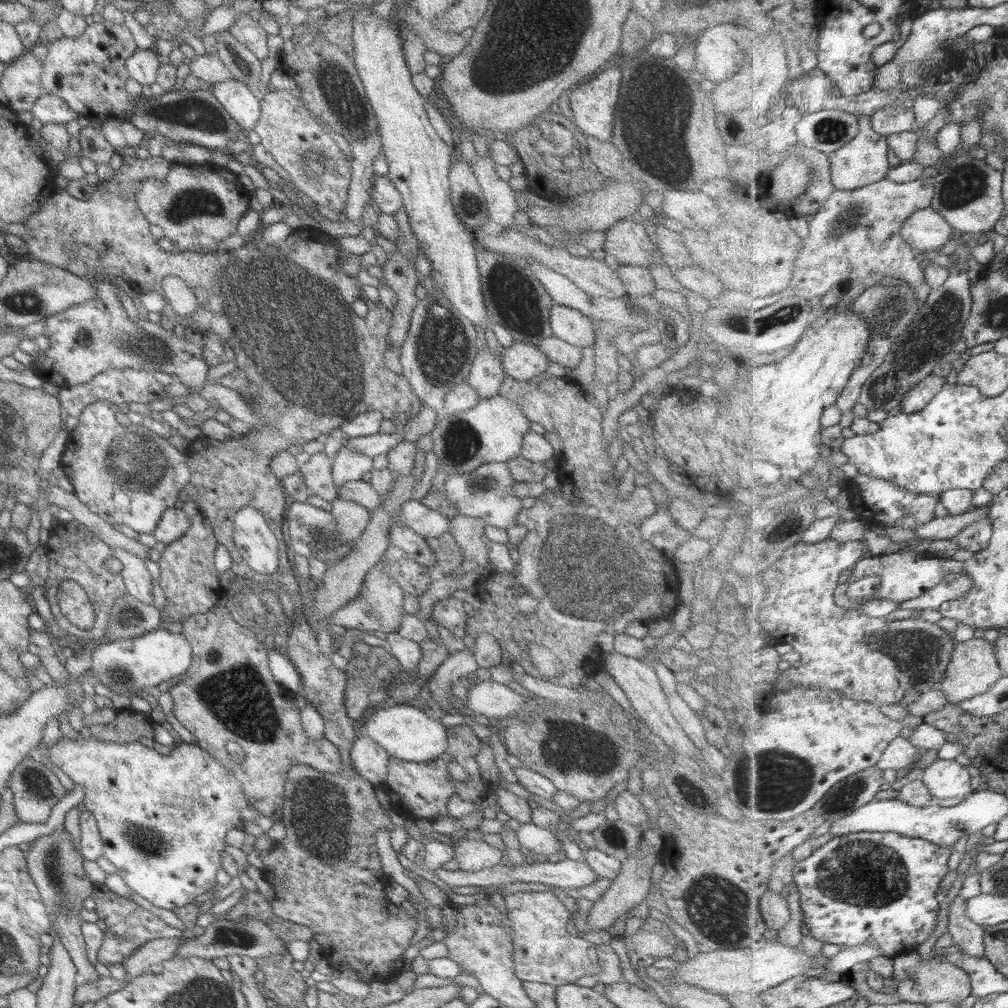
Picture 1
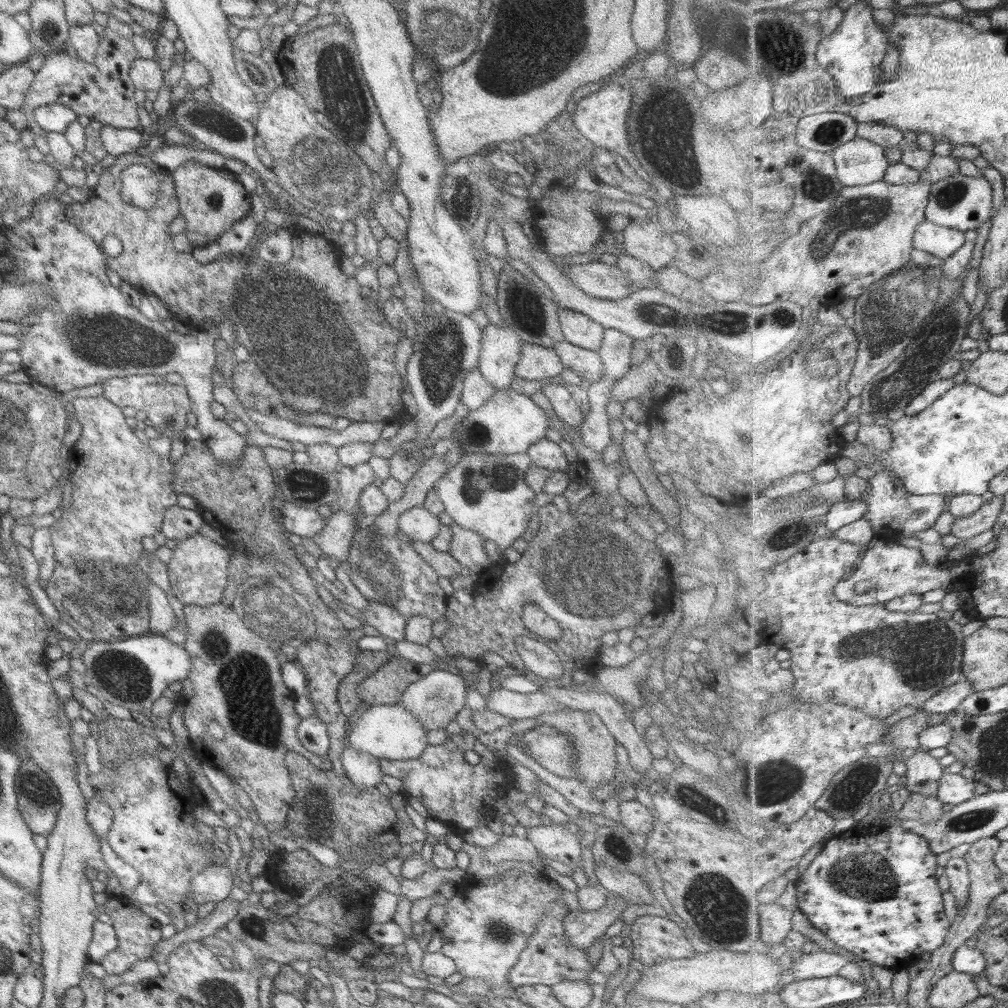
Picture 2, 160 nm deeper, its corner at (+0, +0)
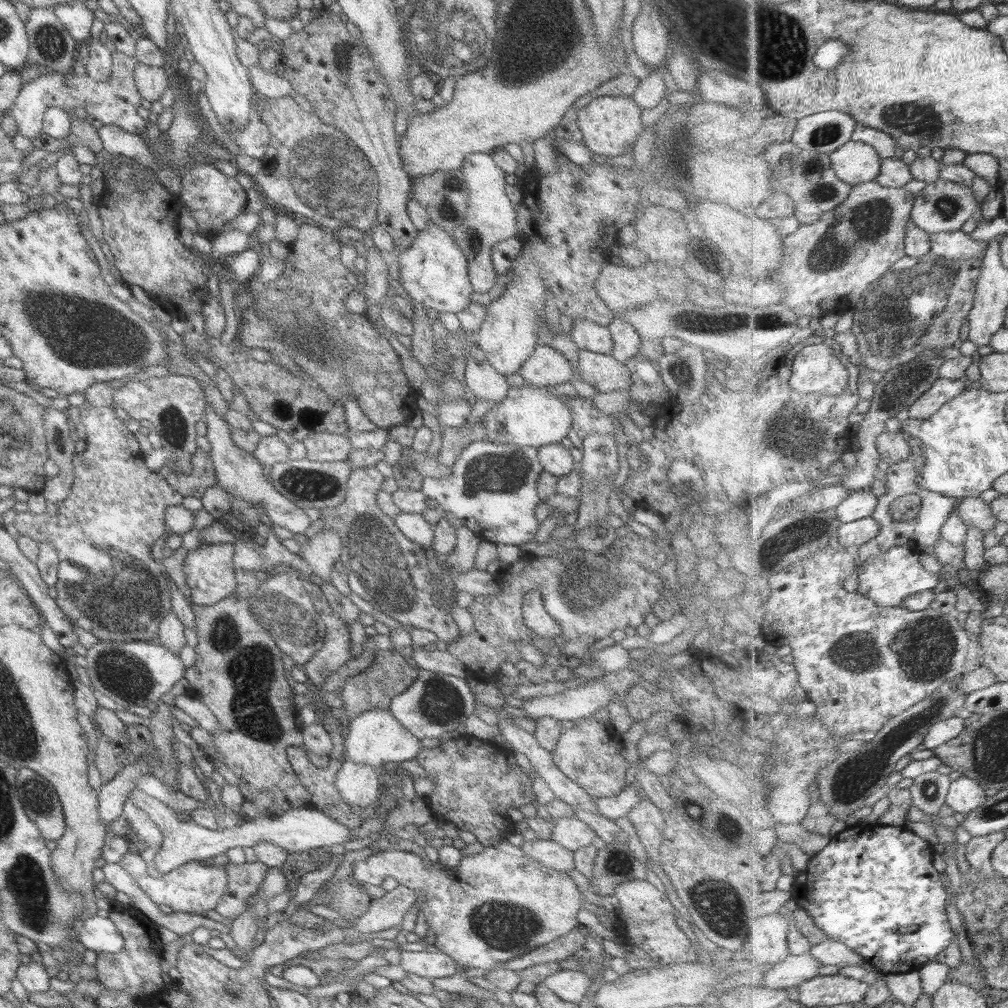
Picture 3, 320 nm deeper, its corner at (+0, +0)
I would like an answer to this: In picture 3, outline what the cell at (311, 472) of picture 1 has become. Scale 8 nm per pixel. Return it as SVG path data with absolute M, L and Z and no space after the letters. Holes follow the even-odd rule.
M313 432L303 441L305 458L313 462L331 463L345 461L352 450L345 435L329 434L329 432Z

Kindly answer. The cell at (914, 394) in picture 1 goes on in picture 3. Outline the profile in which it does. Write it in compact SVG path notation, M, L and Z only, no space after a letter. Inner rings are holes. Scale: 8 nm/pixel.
M939 378L926 393L918 398L907 410L911 418L929 420L947 404L950 400L959 396L966 390L964 380L948 380Z

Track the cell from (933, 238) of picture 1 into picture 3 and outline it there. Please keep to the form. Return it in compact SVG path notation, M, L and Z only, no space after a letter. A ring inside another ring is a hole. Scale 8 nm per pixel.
M963 230L929 232L929 236L932 240L932 252L951 260L967 258L983 260L989 243L989 241L975 240Z

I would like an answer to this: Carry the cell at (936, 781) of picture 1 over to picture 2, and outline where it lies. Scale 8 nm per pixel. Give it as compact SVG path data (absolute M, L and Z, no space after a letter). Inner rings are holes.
M945 773L939 781L936 797L946 805L957 807L976 796L975 788L977 784L973 779L967 780L961 774Z

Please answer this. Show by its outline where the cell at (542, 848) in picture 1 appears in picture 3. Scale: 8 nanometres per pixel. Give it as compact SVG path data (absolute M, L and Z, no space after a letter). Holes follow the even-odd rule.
M573 817L555 819L552 823L551 837L547 840L569 852L591 845L595 840L595 833L591 832L583 822L579 822Z

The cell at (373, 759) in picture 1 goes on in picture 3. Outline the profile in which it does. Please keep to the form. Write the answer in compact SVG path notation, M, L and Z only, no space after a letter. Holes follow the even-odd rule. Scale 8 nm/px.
M344 759L339 764L333 784L343 805L365 809L377 804L381 786L377 779L378 771L365 764L353 764Z

